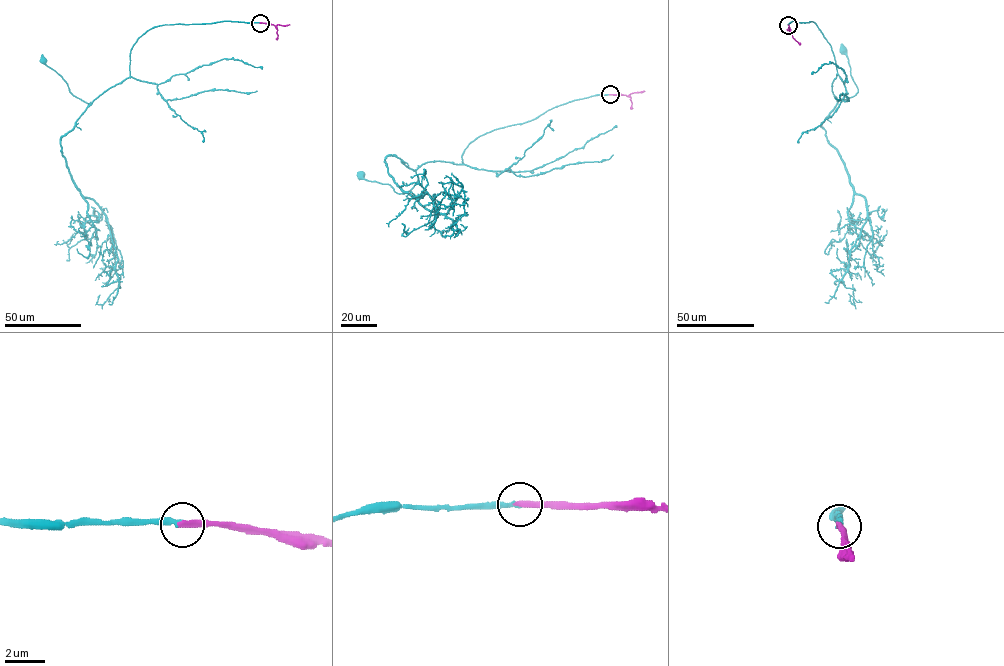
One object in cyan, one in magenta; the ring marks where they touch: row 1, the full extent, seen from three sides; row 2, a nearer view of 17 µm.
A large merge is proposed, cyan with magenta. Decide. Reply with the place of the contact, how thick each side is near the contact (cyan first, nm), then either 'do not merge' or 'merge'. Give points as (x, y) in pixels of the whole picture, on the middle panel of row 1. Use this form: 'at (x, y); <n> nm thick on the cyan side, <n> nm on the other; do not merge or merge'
at (610, 94); 240 nm thick on the cyan side, 300 nm on the other; merge

